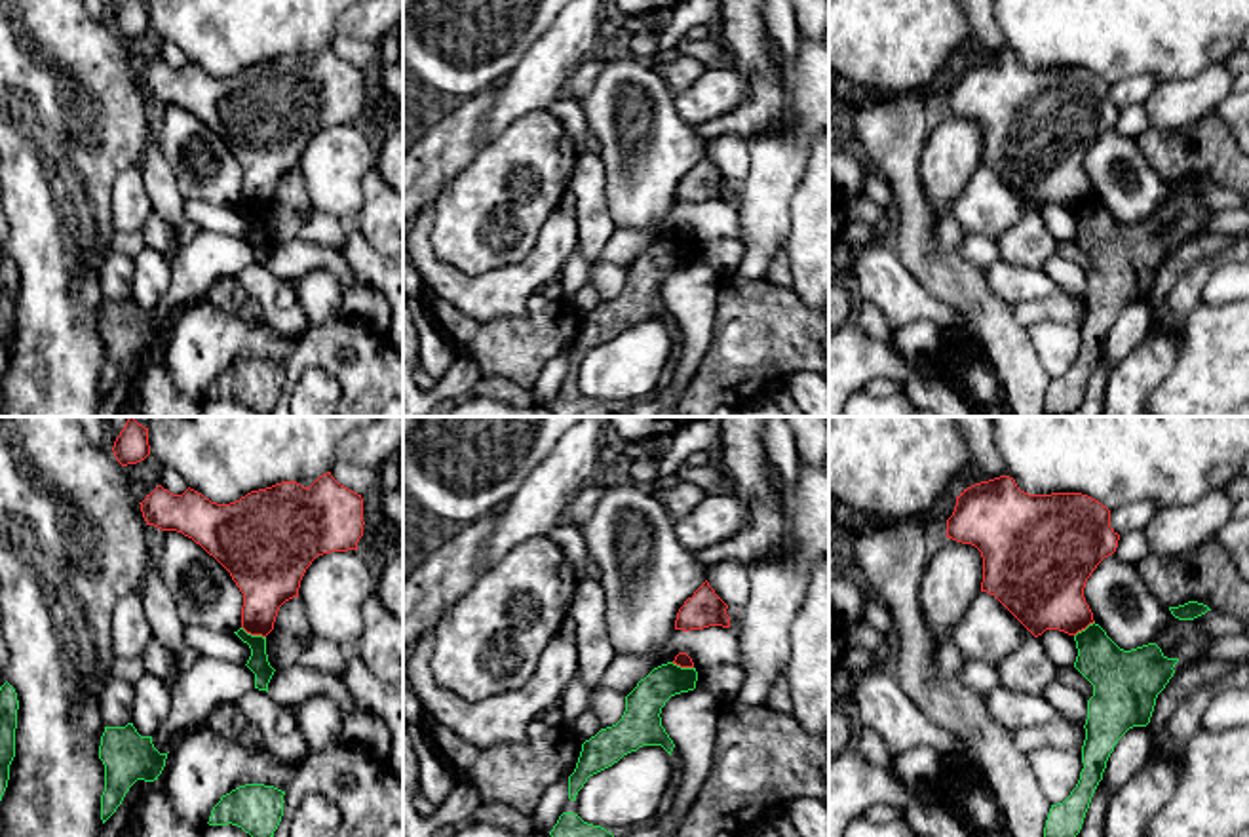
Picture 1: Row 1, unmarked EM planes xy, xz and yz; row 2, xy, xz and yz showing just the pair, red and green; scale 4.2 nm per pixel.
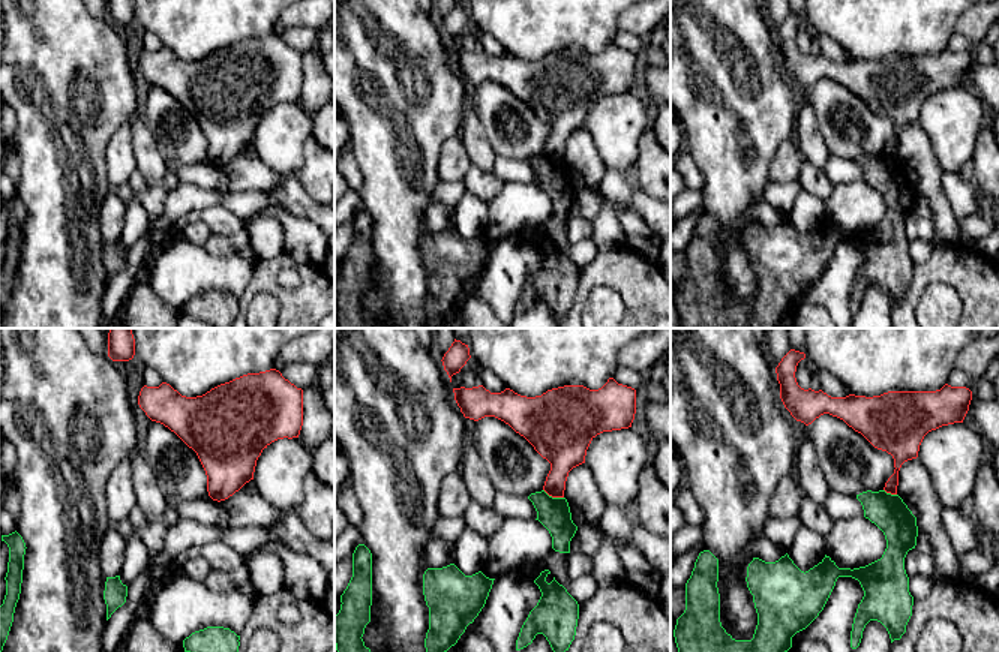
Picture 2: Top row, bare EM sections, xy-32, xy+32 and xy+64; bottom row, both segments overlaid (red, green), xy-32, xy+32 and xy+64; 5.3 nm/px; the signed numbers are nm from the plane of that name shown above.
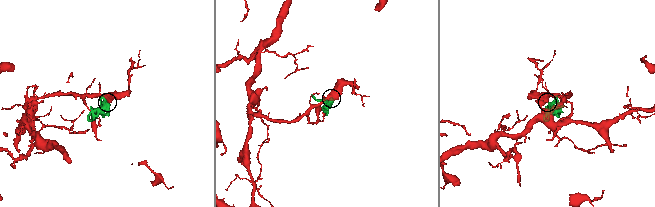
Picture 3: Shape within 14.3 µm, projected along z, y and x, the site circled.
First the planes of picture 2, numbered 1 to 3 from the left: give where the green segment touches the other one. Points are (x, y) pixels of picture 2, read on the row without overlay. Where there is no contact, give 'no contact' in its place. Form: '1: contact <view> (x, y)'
1: no contact
2: contact xy+32 (554, 161)
3: contact xy+64 (890, 156)

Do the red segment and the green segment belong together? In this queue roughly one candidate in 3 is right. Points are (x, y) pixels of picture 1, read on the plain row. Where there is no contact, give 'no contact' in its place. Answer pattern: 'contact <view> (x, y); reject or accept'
contact xy (253, 208); reject

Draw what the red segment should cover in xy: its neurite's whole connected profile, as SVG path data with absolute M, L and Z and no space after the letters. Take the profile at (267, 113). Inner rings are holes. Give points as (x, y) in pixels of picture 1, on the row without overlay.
M331 46L310 61L281 55L251 65L236 76L217 78L194 63L173 68L158 59L141 78L146 99L177 105L200 118L232 150L243 167L241 202L266 211L279 181L298 171L300 154L317 129L357 124L363 110L363 72L340 59Z

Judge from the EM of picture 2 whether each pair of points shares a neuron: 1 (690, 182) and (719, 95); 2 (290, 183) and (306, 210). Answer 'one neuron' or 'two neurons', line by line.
1: two neurons
2: one neuron

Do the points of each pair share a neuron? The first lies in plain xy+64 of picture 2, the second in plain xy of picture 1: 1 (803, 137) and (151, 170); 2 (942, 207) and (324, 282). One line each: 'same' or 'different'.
1: same
2: same

